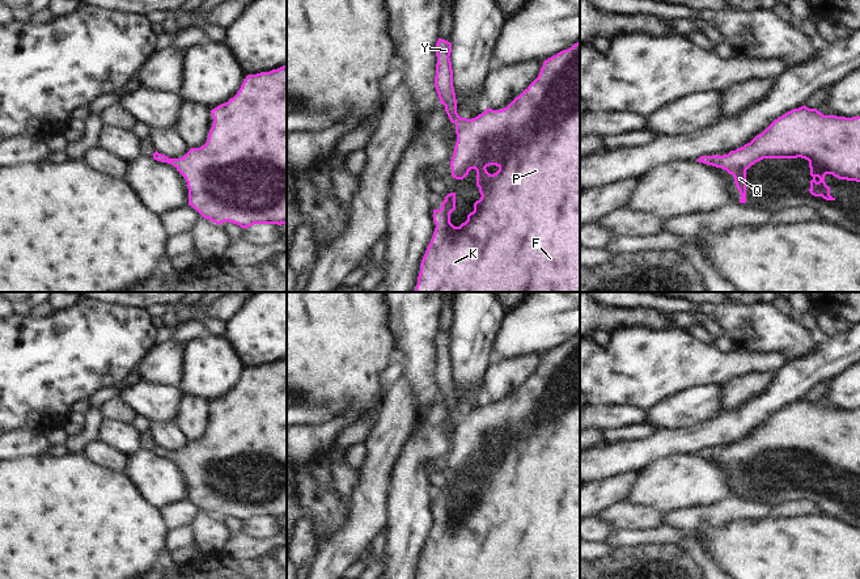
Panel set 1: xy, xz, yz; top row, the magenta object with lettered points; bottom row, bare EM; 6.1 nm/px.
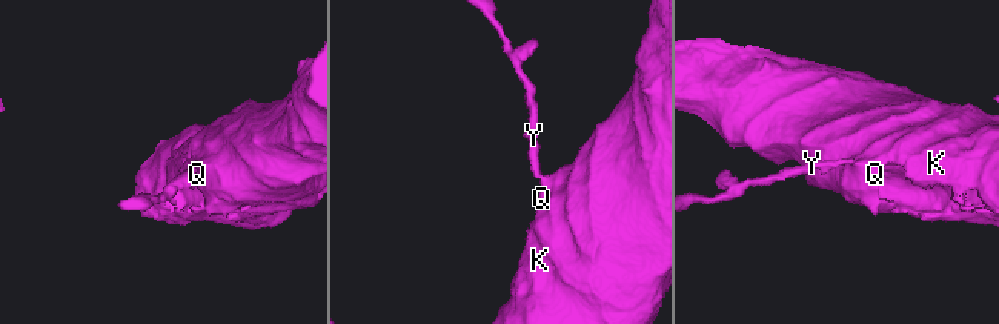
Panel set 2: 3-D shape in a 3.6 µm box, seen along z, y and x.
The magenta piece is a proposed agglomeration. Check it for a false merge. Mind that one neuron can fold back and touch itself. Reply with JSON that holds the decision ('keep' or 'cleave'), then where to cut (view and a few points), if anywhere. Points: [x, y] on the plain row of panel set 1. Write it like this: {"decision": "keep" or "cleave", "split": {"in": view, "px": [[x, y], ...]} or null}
{"decision": "keep", "split": null}

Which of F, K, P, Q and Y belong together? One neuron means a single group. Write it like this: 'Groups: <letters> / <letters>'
Groups: F K P Q Y

